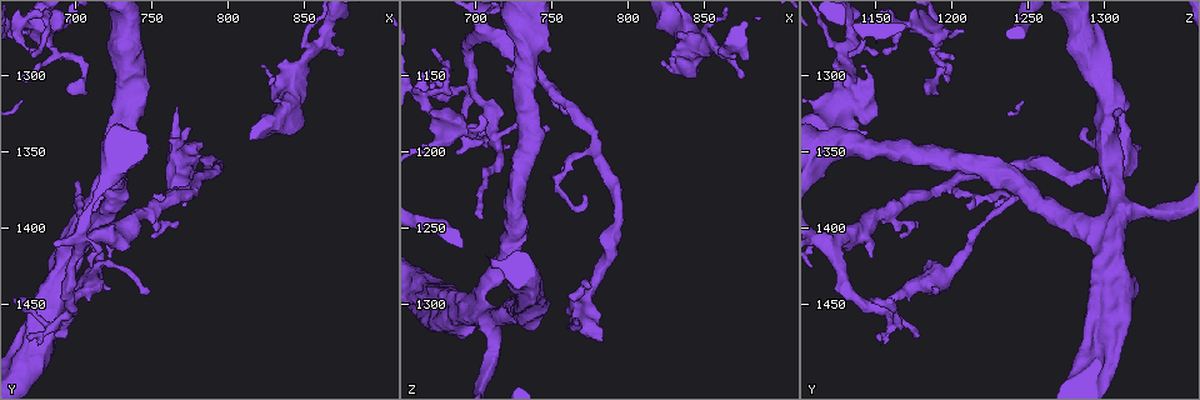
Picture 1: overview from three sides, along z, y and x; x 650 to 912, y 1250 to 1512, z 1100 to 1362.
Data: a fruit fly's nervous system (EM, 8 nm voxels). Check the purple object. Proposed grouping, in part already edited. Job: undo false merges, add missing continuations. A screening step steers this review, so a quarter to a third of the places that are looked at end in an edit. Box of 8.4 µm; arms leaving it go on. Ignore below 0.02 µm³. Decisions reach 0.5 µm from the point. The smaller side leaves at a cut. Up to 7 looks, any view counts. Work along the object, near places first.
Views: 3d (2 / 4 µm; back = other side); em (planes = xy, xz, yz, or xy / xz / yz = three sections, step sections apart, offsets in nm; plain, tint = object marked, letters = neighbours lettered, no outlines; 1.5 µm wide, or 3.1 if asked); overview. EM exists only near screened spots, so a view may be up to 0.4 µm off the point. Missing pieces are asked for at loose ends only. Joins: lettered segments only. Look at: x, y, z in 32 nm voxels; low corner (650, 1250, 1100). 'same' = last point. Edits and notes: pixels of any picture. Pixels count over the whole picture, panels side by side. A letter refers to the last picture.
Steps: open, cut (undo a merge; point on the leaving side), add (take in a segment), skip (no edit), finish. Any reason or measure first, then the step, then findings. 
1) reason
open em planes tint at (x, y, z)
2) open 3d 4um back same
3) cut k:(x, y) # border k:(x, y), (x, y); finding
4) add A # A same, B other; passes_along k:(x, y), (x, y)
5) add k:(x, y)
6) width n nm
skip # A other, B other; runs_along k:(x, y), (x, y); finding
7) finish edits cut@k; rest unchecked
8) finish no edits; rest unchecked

free end
open em planes letters at (766, 1320, 1308)

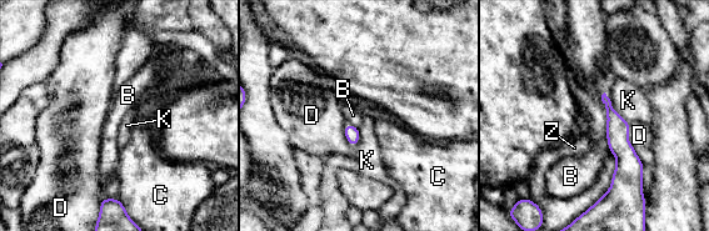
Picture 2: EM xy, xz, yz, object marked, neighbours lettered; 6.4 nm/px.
longest_contact B 360 nm
skip # B other, C other, D other, K other, Z other; runs_along 2:(605, 100), (615, 121), (622, 165); no lettered segment goes on from it

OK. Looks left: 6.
branch stops here
open em xz step 8 letters at (770, 1384, 1230)

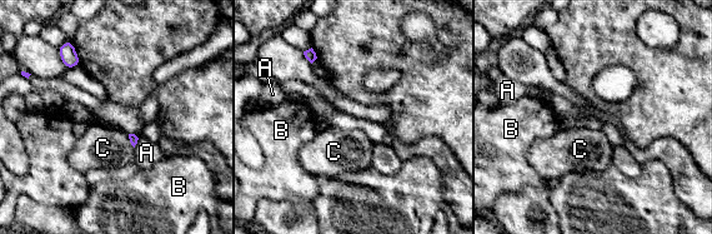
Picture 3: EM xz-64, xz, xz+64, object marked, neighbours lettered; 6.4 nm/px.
cut it another way
open em planes letters same

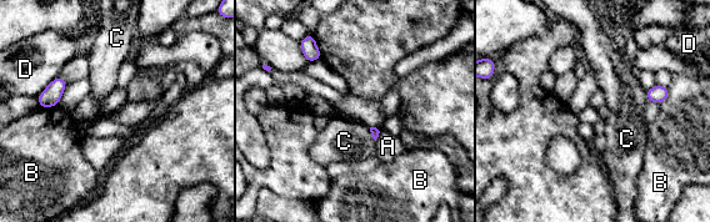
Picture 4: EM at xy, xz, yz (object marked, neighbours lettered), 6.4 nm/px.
skip # A other, B other, C other, D other; no lettered segment goes on from it

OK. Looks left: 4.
thin end
open 3d 2um at (670, 1472, 1154)

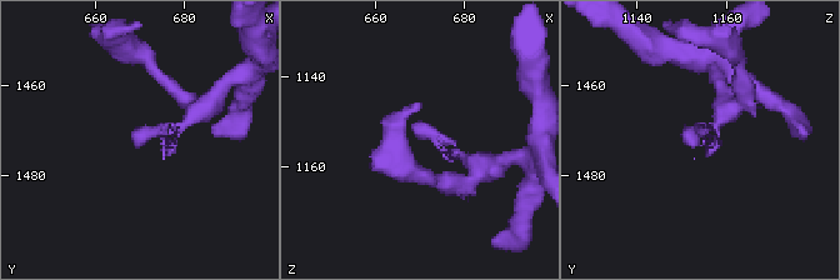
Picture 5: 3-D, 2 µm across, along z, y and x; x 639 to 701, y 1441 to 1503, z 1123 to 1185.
now the EM
open em planes tint at (669, 1473, 1153)

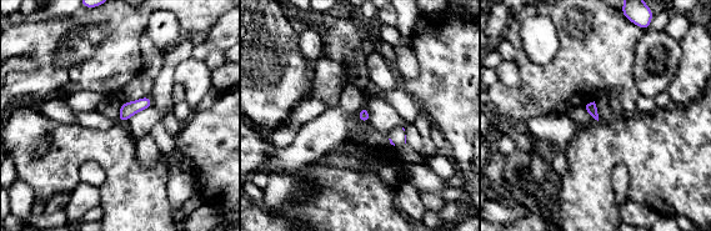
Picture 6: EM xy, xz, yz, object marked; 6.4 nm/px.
open em planes letters same

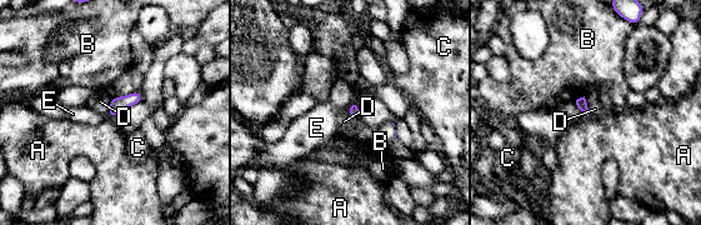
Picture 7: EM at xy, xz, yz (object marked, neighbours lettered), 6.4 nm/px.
skip # A other, B other, C other, D other, E other; border 7:(584, 96), (589, 115); no lettered segment goes on from it

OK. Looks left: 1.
finish no edits; rest unchecked

